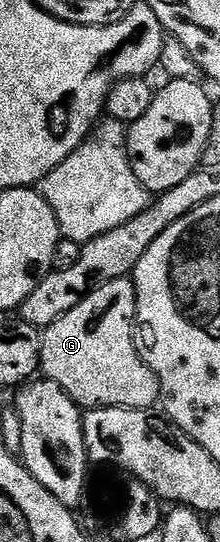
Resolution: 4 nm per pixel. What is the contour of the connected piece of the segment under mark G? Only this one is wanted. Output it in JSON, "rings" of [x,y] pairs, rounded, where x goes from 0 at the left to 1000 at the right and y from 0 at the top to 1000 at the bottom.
{"rings":[[[600,511],[464,520],[382,544],[368,557],[323,568],[323,576],[200,603],[186,620],[182,688],[268,708],[268,716],[286,716],[286,723],[323,729],[332,740],[373,753],[536,749],[600,756],[695,756],[732,742],[732,710],[705,686],[686,686],[686,679],[623,648],[618,590],[623,541]]]}

